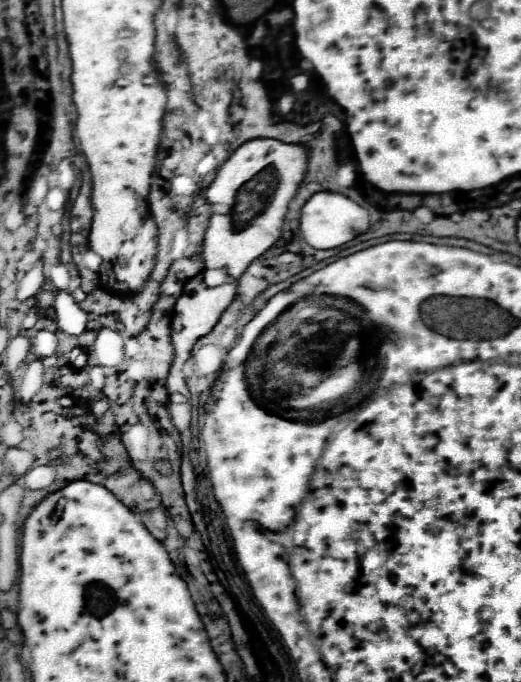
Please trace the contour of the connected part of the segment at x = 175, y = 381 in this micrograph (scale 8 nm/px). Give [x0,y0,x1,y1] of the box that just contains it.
[168,273,236,395]

